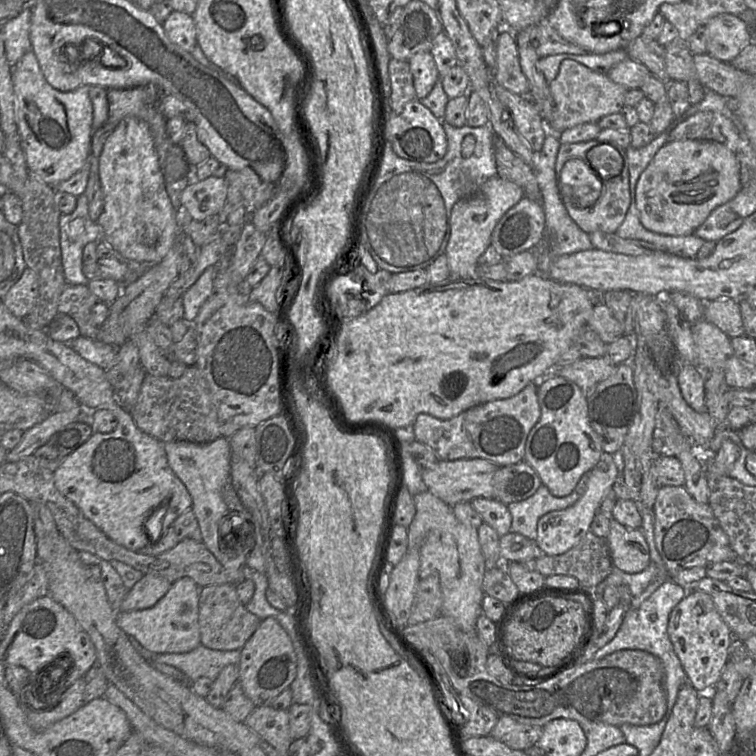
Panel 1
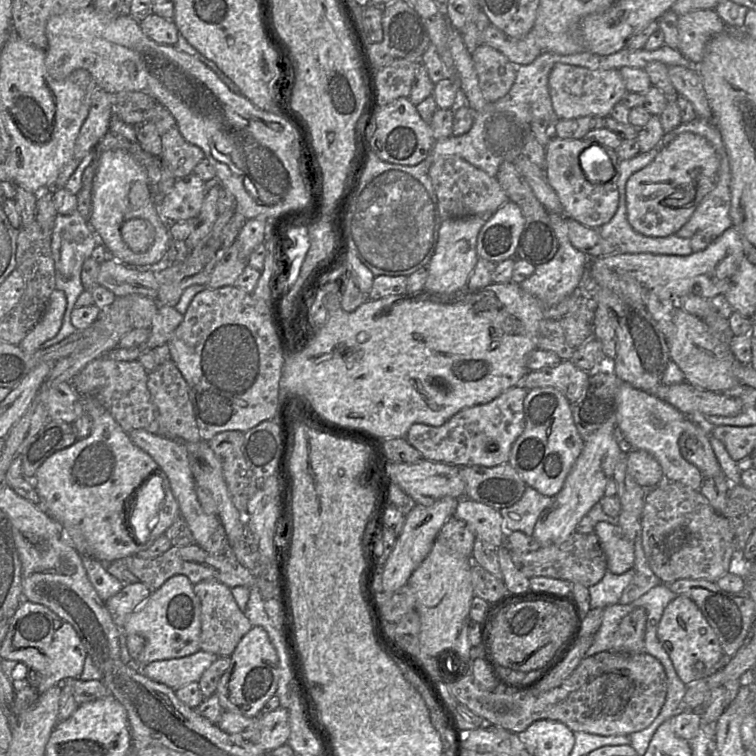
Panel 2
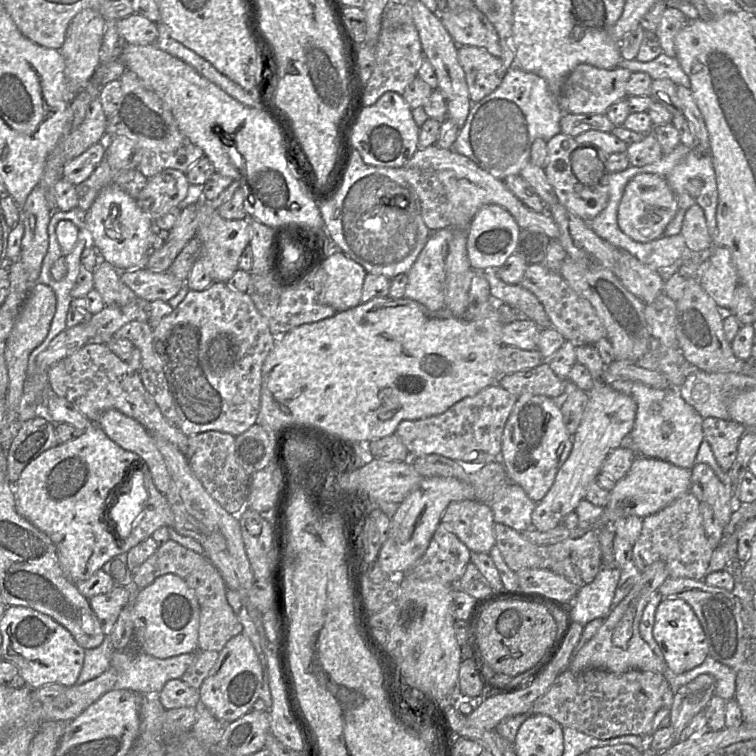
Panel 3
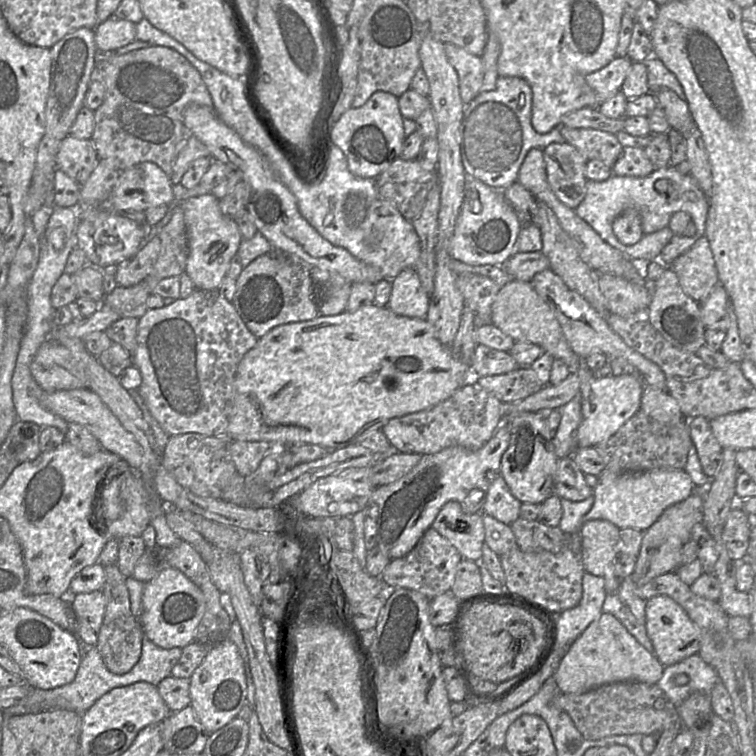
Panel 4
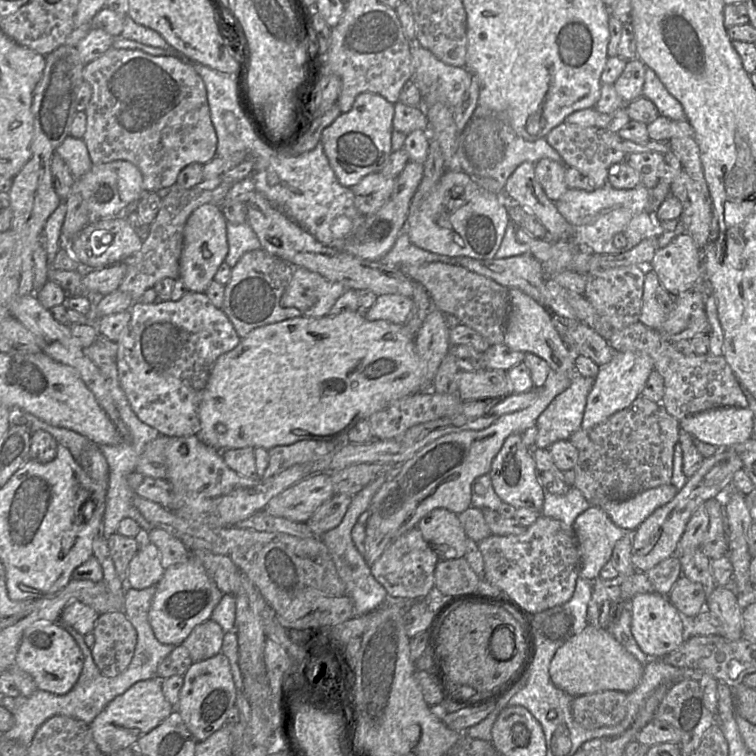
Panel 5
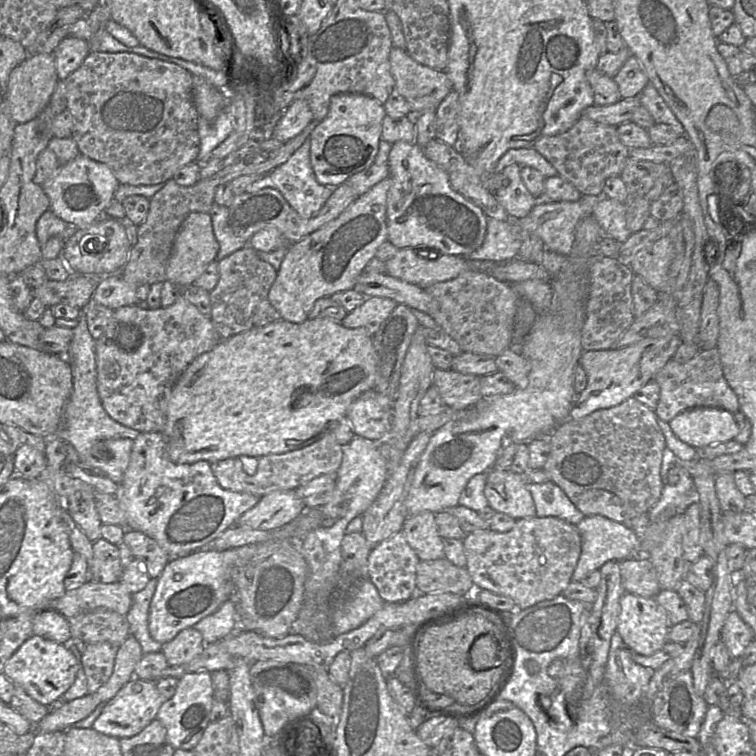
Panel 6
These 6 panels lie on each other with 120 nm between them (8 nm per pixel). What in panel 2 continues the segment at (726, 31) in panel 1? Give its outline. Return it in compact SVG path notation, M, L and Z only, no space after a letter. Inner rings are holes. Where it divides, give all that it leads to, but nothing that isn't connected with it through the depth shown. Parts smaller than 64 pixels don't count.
M714 9L697 10L678 16L678 51L693 63L699 63L710 39L726 29Z

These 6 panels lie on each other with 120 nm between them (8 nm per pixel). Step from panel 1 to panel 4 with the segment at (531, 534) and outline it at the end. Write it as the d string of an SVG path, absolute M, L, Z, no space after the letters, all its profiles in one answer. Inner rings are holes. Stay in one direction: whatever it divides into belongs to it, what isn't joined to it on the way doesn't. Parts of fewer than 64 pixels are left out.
M498 475L490 482L481 511L510 525L520 517L521 504L522 502L512 495L504 479Z

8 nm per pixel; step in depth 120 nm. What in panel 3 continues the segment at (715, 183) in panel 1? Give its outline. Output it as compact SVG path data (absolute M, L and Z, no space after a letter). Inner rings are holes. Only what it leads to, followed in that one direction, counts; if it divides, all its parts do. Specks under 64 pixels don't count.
M639 173L627 183L624 189L618 205L618 226L634 241L650 242L664 234L677 209L676 195L663 177L652 173Z

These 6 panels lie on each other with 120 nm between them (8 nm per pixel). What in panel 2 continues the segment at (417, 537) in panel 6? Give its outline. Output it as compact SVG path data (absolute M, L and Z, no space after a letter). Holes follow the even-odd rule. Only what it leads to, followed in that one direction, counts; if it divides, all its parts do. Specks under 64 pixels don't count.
M461 498L453 515L465 521L475 537L500 547L509 533L503 528L503 517L498 509L468 498Z

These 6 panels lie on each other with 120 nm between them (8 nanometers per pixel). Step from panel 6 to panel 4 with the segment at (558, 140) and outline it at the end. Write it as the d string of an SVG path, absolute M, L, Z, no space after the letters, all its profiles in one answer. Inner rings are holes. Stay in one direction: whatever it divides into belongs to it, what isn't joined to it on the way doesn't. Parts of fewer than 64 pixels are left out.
M559 125L565 142L574 146L587 160L600 160L608 167L620 157L624 146L615 134L592 128L570 128Z

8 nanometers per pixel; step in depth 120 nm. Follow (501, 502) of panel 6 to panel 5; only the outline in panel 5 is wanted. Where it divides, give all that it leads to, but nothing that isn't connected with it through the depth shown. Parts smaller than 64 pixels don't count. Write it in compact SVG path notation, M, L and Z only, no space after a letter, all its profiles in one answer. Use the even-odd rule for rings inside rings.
M520 433L511 434L494 457L488 473L498 497L517 509L532 508L541 511L544 502L544 488L540 484L535 469L532 448L526 447Z

